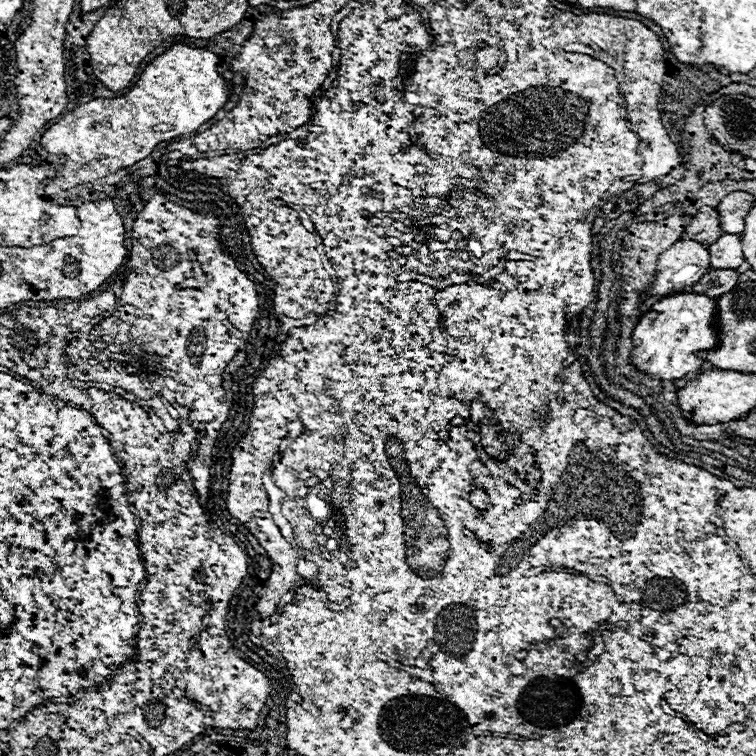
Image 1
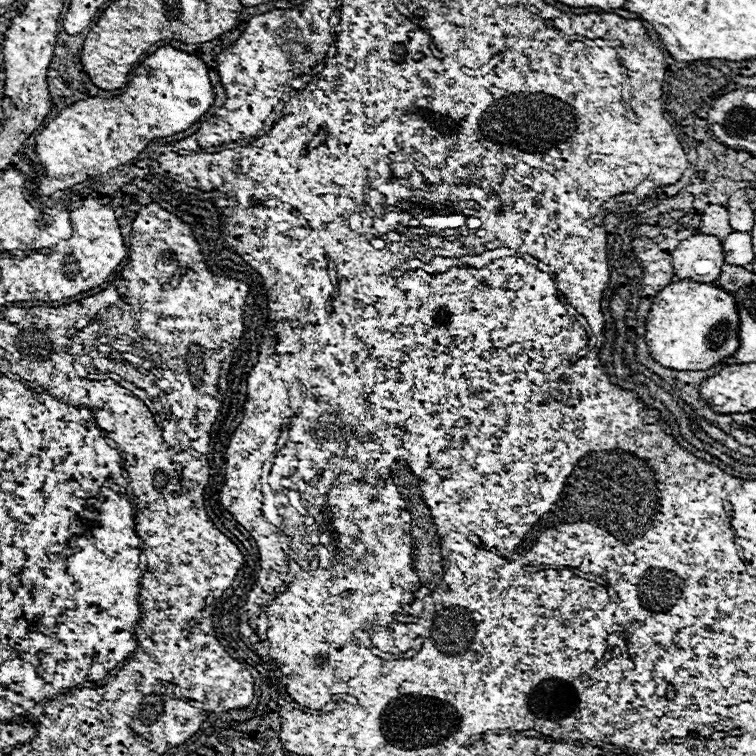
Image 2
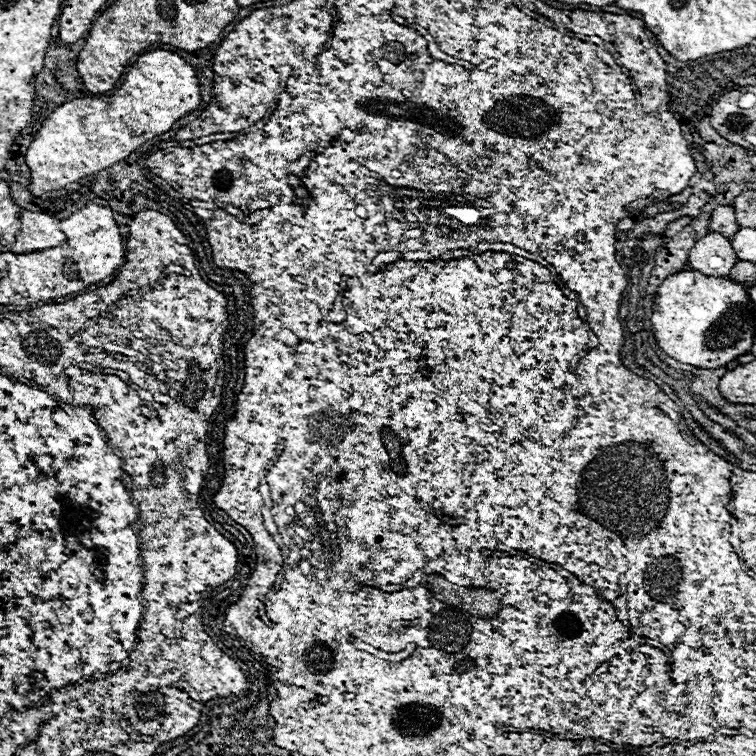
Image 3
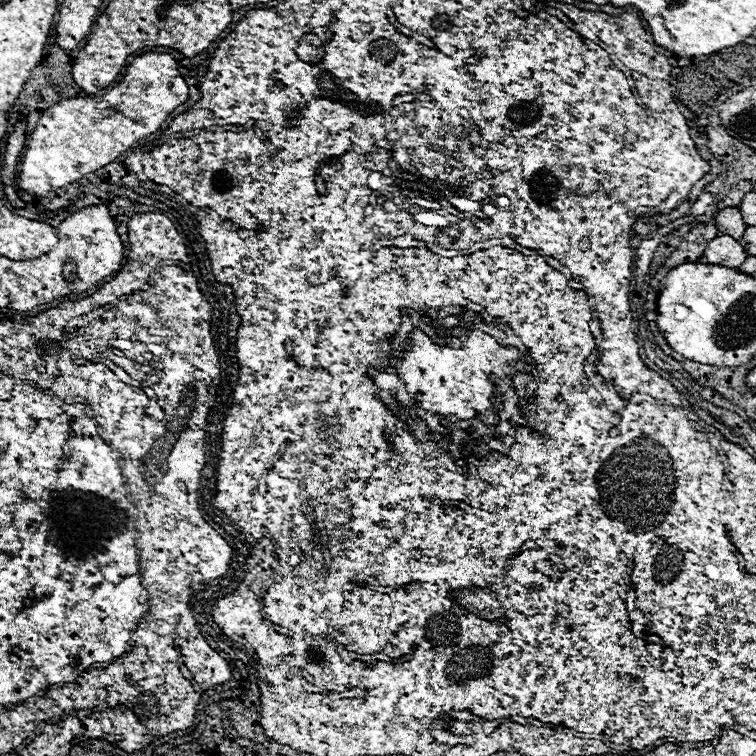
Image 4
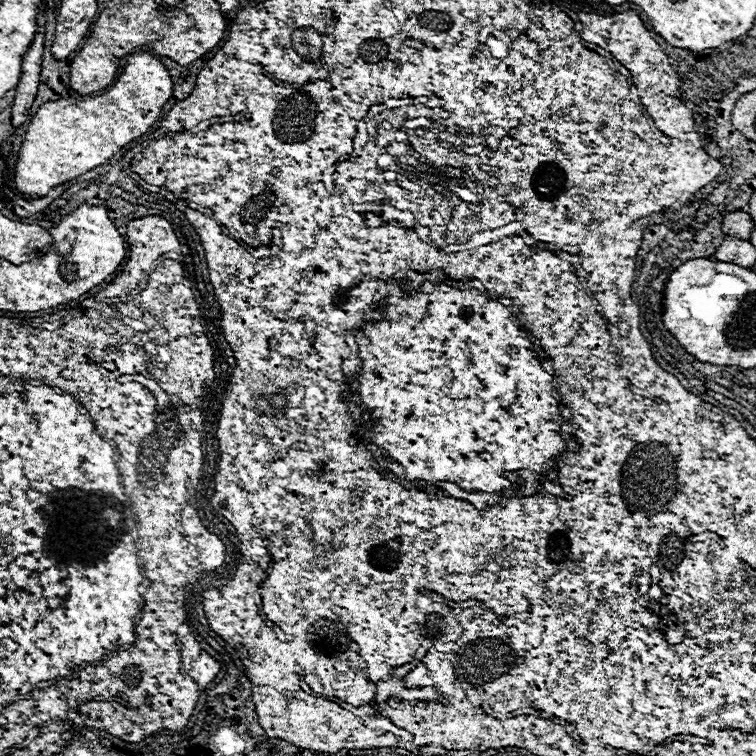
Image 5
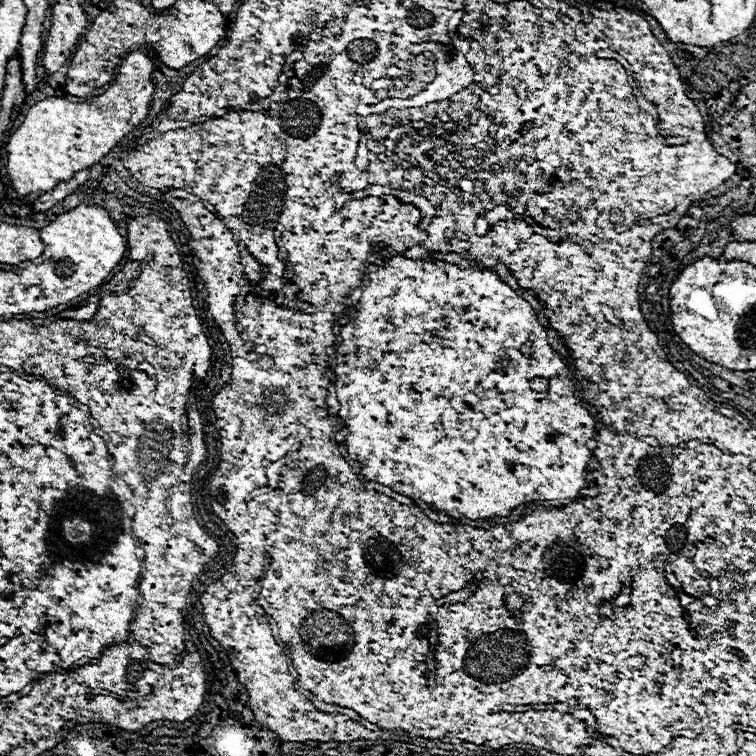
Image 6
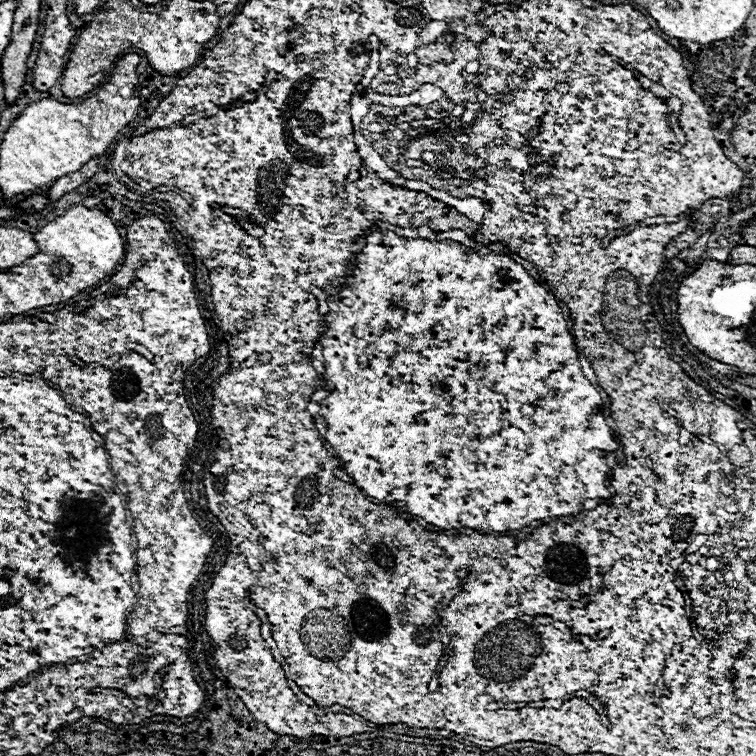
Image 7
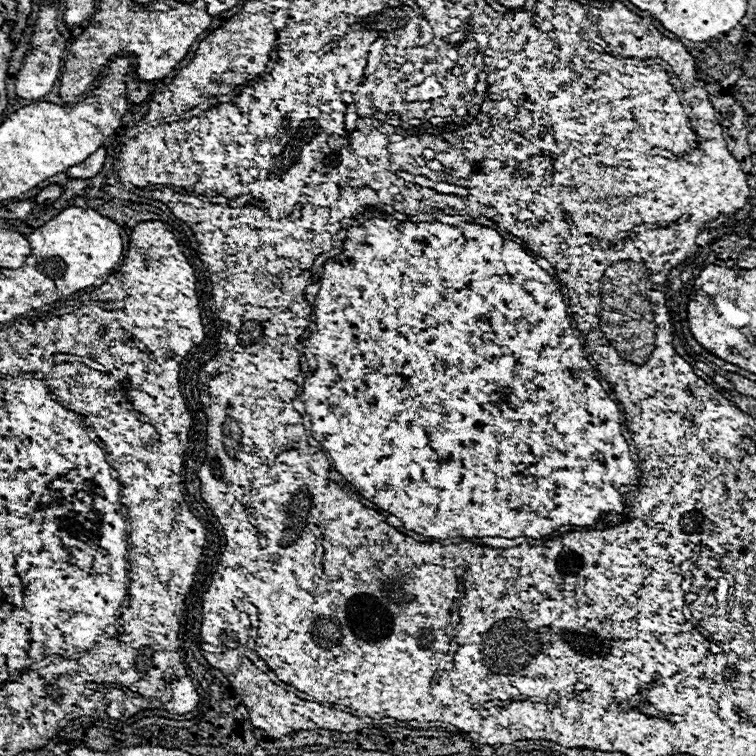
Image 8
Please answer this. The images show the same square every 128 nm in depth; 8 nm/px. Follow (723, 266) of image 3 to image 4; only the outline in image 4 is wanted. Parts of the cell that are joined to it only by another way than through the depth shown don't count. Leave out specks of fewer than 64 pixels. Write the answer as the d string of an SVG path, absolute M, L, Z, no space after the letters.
M718 234L714 240L708 242L700 260L706 264L740 268L746 262L746 258L748 258L748 254L740 242L736 242L732 236Z

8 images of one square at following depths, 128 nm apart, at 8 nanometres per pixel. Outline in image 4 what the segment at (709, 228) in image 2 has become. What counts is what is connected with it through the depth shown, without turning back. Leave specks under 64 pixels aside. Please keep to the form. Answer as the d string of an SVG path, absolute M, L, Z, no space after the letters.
M724 208L716 214L716 228L720 234L728 232L728 236L732 236L734 240L742 240L742 234L748 226L744 224L744 218L738 208Z

